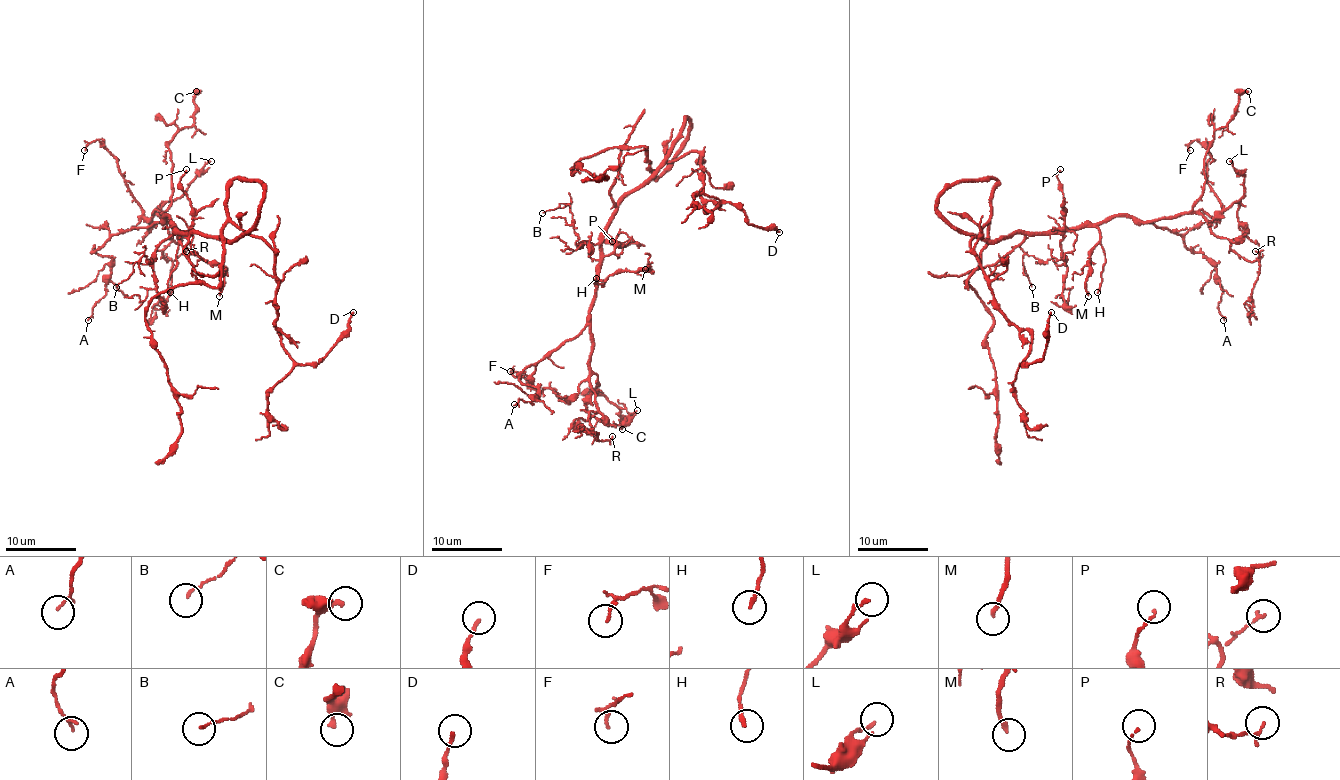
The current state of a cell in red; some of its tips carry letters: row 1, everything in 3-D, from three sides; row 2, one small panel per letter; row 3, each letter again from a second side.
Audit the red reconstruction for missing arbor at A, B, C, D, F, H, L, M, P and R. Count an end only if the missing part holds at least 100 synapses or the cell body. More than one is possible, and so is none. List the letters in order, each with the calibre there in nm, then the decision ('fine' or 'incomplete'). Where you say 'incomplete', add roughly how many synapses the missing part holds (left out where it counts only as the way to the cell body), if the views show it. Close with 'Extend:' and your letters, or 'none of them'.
A: calibre 110 nm; fine
B: calibre 100 nm; fine
C: calibre 200 nm; fine
D: calibre 160 nm; fine
F: calibre 90 nm; fine
H: calibre 160 nm; fine
L: calibre 140 nm; fine
M: calibre 180 nm; fine
P: calibre 100 nm; fine
R: calibre 100 nm; fine
Extend: none of them

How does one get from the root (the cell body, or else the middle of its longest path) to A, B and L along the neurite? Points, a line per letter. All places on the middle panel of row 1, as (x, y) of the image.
A: (631, 193), (603, 237), (587, 324), (525, 369), (519, 380), (537, 388), (537, 397), (514, 404)
B: (631, 193), (622, 198), (606, 234), (597, 243), (583, 241), (576, 245), (578, 236), (567, 204), (542, 213)
L: (631, 193), (621, 202), (601, 245), (590, 310), (587, 410), (608, 424), (621, 424), (637, 410)

